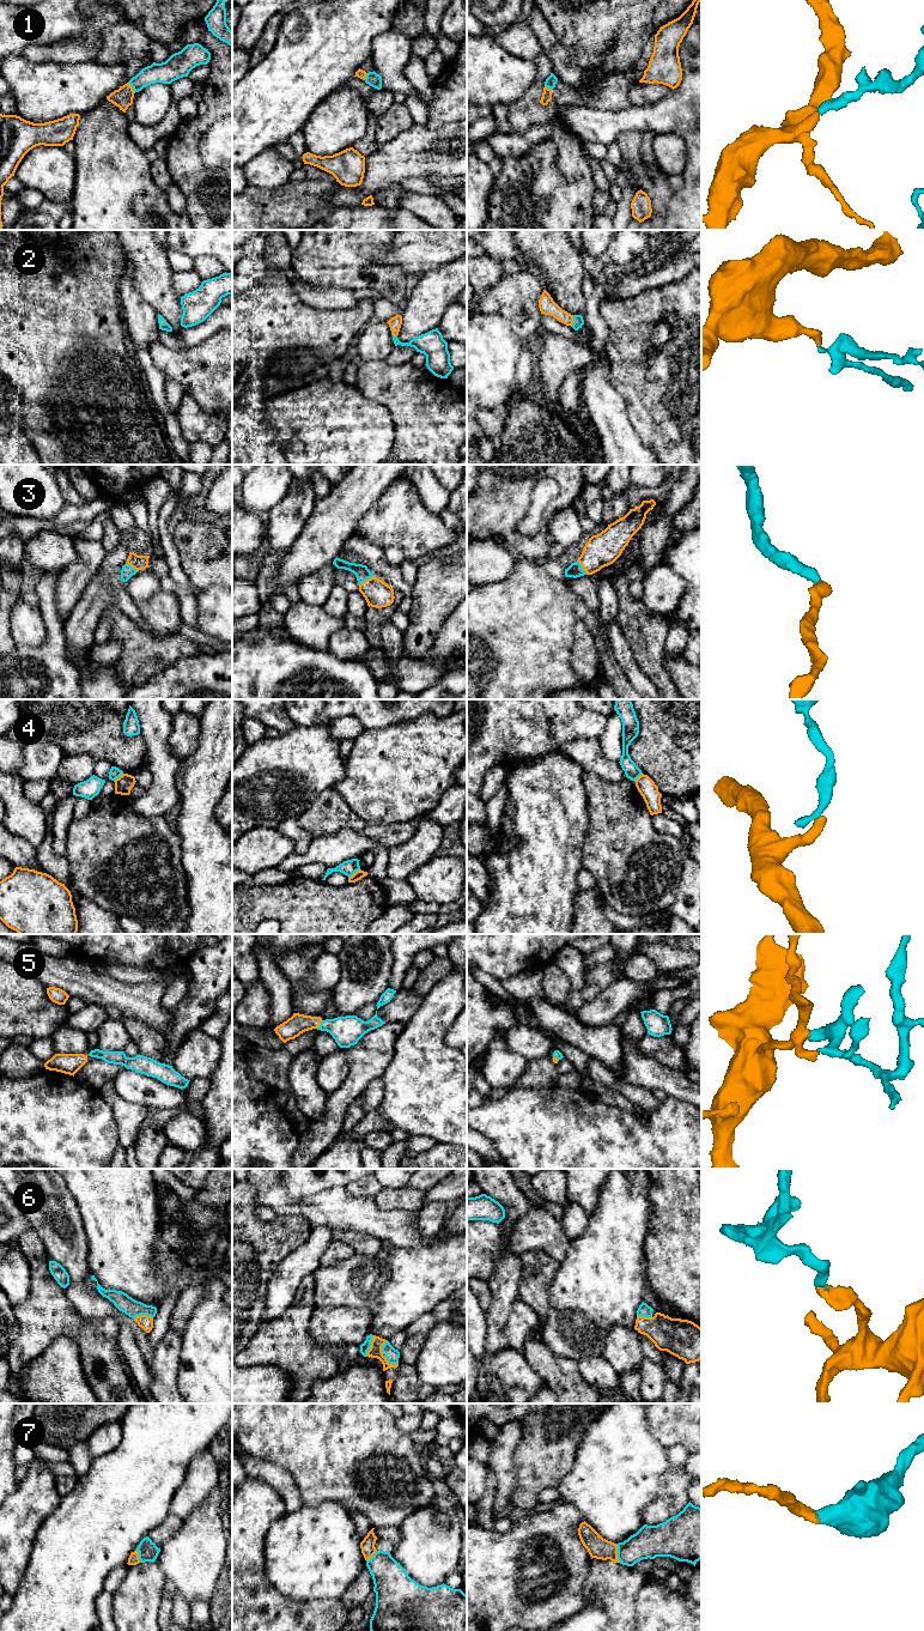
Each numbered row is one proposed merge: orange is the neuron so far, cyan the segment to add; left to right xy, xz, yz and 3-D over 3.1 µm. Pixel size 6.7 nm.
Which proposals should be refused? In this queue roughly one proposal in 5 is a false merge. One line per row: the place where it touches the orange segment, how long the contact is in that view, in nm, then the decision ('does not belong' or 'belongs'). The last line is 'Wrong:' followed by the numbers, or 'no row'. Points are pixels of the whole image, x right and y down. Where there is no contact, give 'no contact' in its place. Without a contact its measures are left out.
1: xy (132, 88) | 90 nm | belongs
2: yz (573, 321) | 80 nm | belongs
3: xz (366, 580) | 120 nm | belongs
4: xz (354, 873) | 100 nm | does not belong
5: xz (320, 1024) | 80 nm | belongs
6: xz (371, 1346) | 160 nm | belongs
7: yz (616, 1553) | 130 nm | belongs
Wrong: 4

